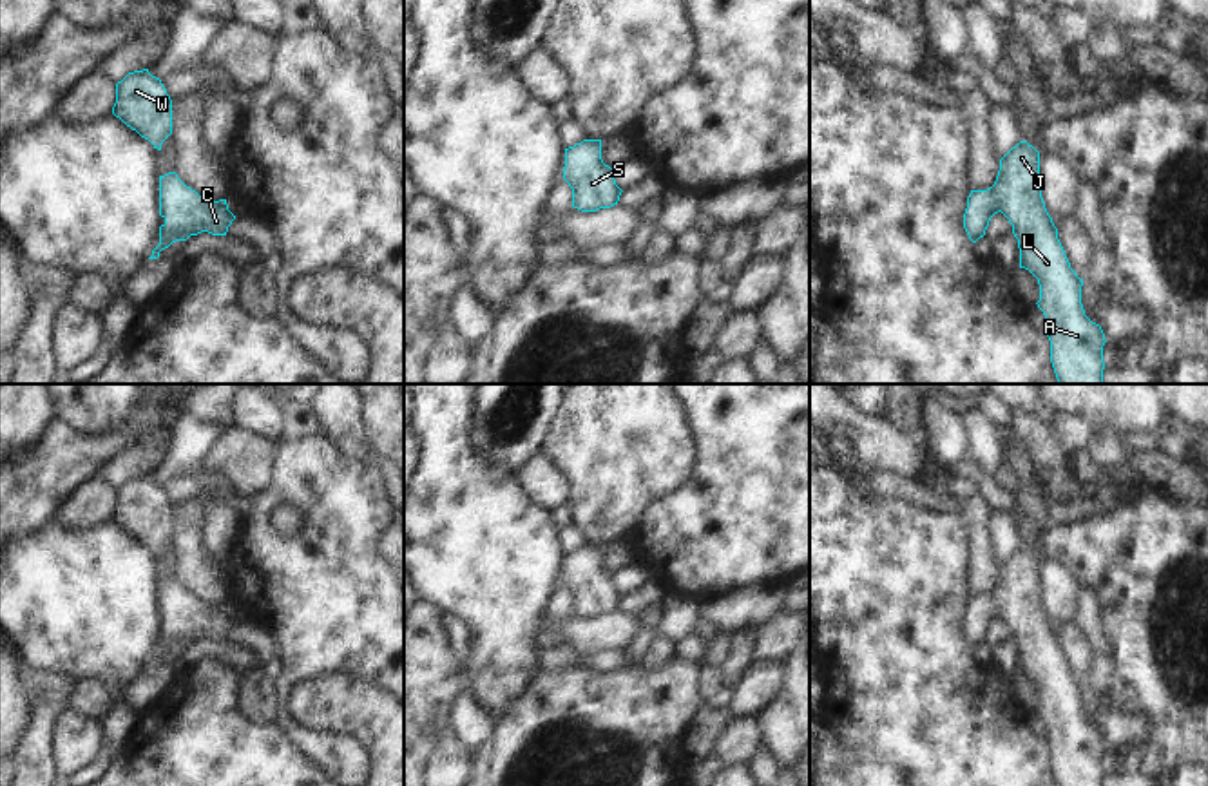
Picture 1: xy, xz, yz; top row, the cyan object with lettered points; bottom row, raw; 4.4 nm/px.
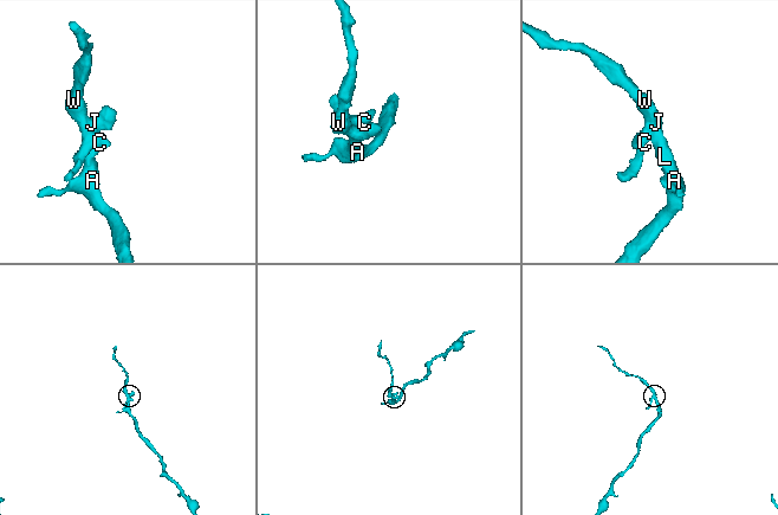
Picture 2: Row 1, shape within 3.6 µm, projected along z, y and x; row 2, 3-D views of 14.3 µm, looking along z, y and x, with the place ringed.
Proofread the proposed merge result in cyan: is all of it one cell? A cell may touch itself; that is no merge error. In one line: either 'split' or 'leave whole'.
leave whole

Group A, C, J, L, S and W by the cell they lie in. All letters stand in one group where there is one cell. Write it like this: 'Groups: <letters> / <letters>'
Groups: A C J L S W

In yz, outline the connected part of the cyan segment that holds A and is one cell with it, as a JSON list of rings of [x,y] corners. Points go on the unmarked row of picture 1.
[[[1020,547],[1002,565],[996,587],[987,596],[971,596],[964,619],[964,634],[973,648],[985,641],[989,627],[1002,618],[1018,645],[1020,674],[1029,676],[1040,690],[1038,714],[1049,730],[1050,768],[1058,786],[1103,786],[1105,739],[1092,728],[1081,710],[1083,685],[1076,681],[1058,645],[1058,634],[1049,621],[1040,592],[1040,558]]]

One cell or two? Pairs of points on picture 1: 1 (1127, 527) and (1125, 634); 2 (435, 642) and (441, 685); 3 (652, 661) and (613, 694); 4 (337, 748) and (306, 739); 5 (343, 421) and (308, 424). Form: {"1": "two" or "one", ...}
{"1": "one", "2": "one", "3": "two", "4": "one", "5": "two"}

